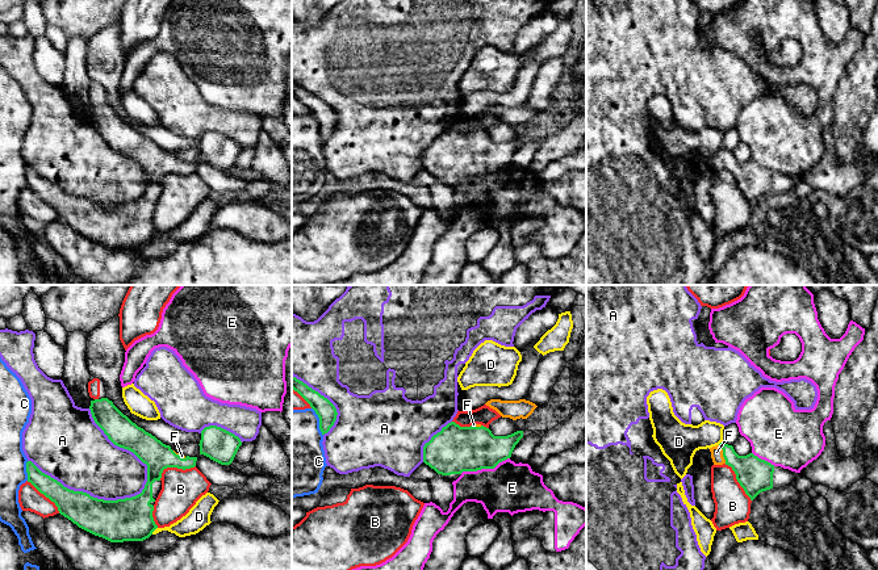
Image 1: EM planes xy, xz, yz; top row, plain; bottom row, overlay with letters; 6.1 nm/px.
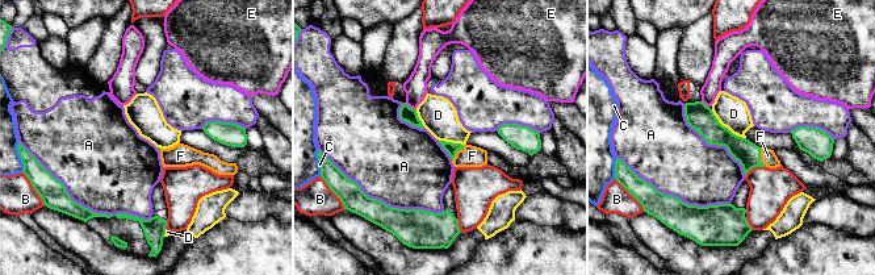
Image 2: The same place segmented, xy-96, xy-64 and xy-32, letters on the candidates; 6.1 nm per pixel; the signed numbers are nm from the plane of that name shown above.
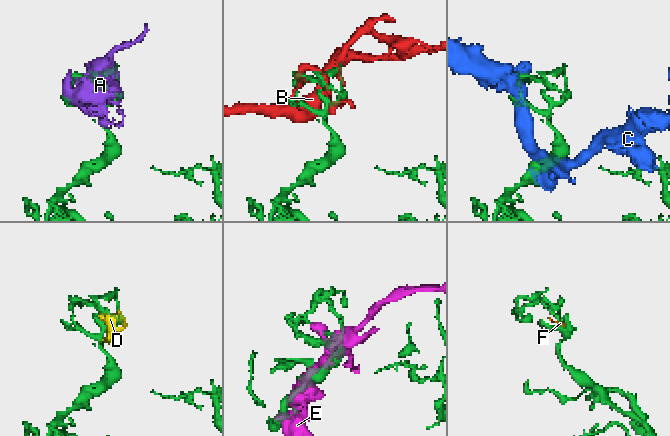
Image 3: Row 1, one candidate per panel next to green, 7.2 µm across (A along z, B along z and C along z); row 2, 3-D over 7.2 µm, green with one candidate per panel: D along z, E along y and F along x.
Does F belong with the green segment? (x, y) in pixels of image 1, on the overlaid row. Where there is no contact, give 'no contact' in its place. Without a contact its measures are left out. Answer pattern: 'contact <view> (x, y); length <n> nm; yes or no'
contact yz (723, 455); length 120 nm; yes

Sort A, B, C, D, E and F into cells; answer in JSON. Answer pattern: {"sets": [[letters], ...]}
{"sets": [["A"], ["B"], ["C"], ["D"], ["E"], ["F"]]}

